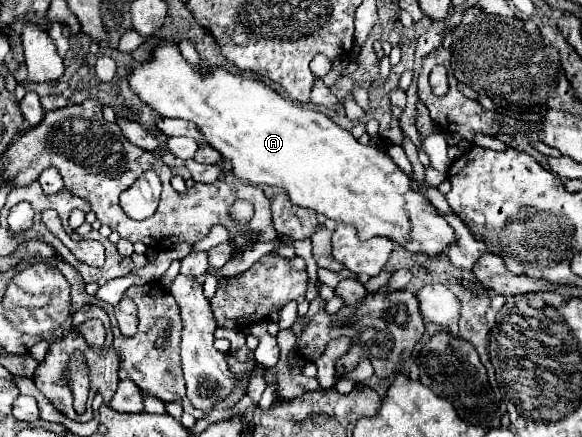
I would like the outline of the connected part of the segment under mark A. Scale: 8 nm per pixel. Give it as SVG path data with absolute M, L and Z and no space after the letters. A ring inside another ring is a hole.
M162 41L156 47L156 53L150 63L142 63L132 69L132 73L128 75L128 83L130 89L142 101L148 101L148 105L152 105L162 117L176 117L196 123L204 133L208 145L220 151L220 155L232 165L236 177L248 181L250 185L264 183L284 189L294 205L322 213L328 219L354 225L362 241L372 237L388 237L410 253L424 253L430 257L440 257L448 253L450 245L458 241L450 223L420 191L412 187L410 175L404 173L388 157L388 153L372 145L360 145L350 131L338 127L324 113L300 107L280 97L262 81L236 77L220 67L212 69L204 77L186 63L174 43Z

